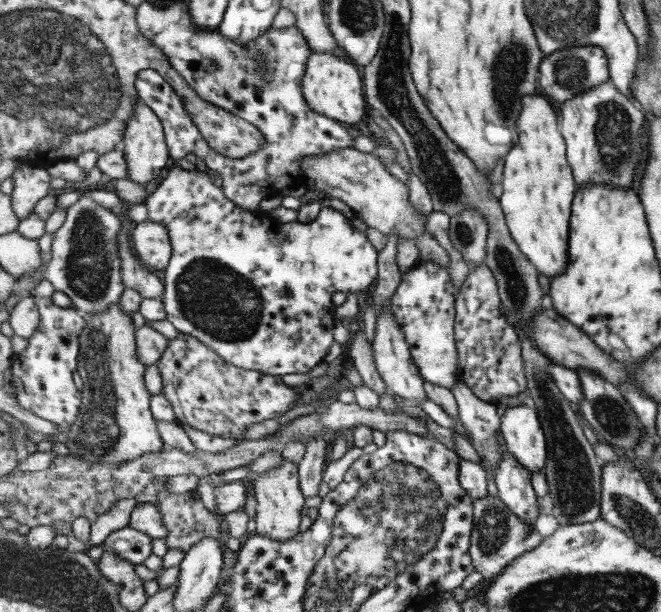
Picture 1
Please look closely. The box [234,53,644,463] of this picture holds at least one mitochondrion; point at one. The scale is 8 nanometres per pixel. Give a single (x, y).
(615, 133)

